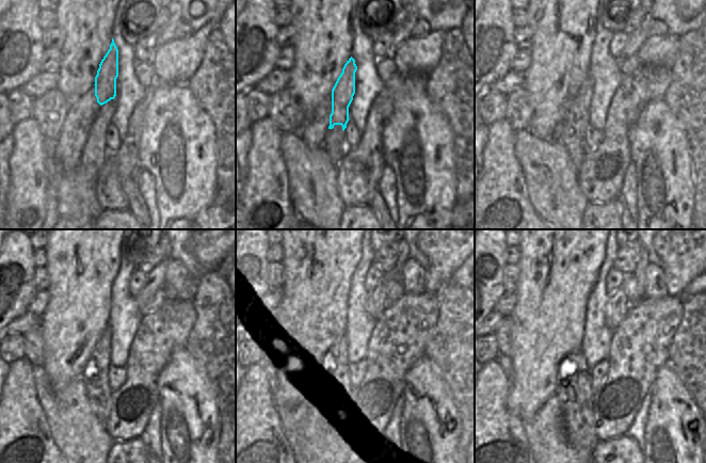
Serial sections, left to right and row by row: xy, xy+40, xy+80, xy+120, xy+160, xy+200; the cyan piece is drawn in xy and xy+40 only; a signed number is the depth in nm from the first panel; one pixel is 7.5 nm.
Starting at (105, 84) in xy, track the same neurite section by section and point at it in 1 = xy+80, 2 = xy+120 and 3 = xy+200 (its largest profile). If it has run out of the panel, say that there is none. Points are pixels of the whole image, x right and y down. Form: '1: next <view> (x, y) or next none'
1: next xy+80 (577, 114)
2: next xy+120 (98, 390)
3: next xy+200 (576, 396)

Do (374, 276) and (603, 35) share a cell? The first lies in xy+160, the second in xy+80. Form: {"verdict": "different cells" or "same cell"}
{"verdict": "different cells"}

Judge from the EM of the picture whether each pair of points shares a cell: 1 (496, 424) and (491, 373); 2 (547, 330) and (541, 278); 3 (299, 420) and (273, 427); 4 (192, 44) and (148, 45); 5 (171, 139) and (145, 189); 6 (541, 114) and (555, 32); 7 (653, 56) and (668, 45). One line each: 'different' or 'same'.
1: same
2: same
3: different
4: different
5: different
6: same
7: same

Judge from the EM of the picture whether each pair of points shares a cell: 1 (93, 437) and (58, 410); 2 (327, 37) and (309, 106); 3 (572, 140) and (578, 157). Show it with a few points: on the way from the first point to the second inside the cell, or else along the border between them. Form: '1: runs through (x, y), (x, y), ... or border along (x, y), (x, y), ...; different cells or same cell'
1: runs through (84, 434), (66, 416); same cell
2: runs through (320, 54), (309, 89); same cell
3: runs through (574, 144), (577, 153); same cell

